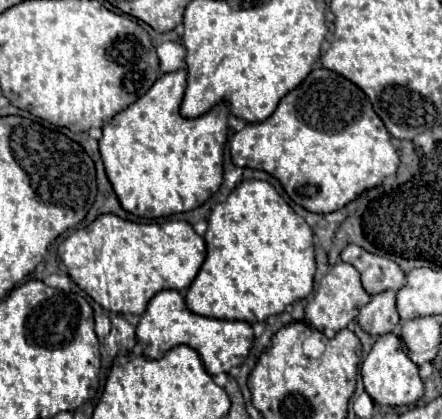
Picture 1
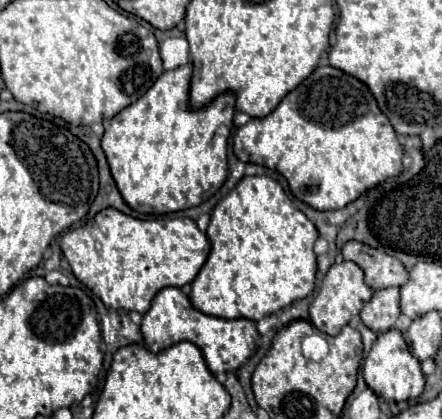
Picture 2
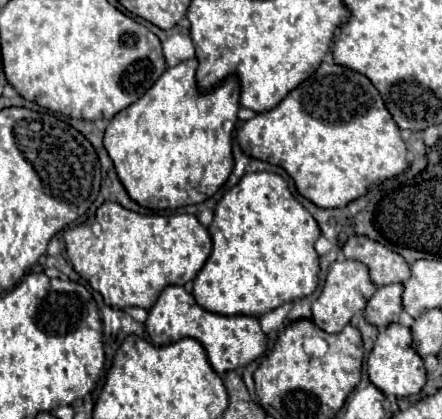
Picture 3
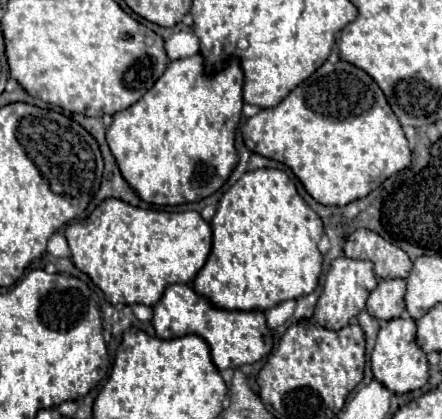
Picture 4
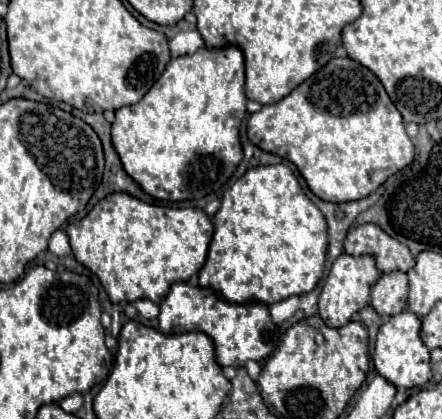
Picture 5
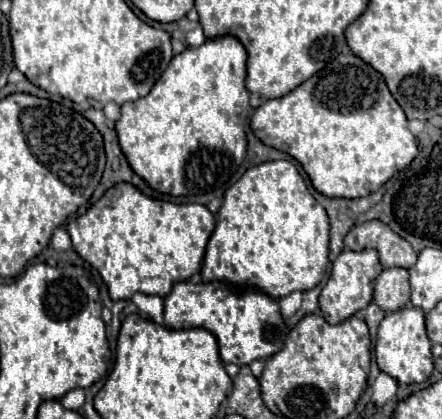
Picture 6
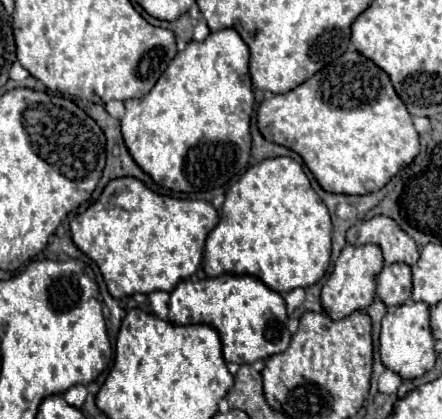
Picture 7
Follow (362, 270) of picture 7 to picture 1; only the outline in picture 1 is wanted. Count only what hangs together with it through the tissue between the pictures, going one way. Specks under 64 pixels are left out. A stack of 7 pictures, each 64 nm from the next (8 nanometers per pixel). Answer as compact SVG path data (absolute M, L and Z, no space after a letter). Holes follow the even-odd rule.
M338 262L330 268L330 272L320 280L318 292L314 294L314 298L310 300L310 304L306 306L306 320L310 326L314 326L316 330L320 330L326 338L336 336L342 328L348 326L350 320L356 318L358 308L362 308L364 304L368 304L370 294L362 288L360 282L360 274L352 264L346 262Z

